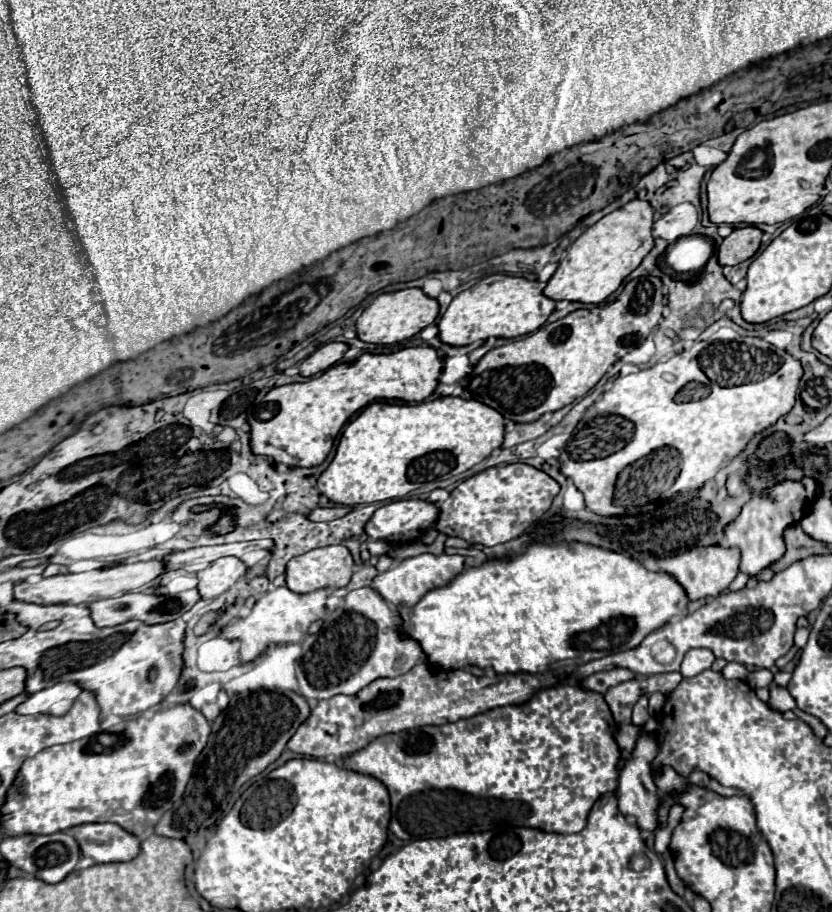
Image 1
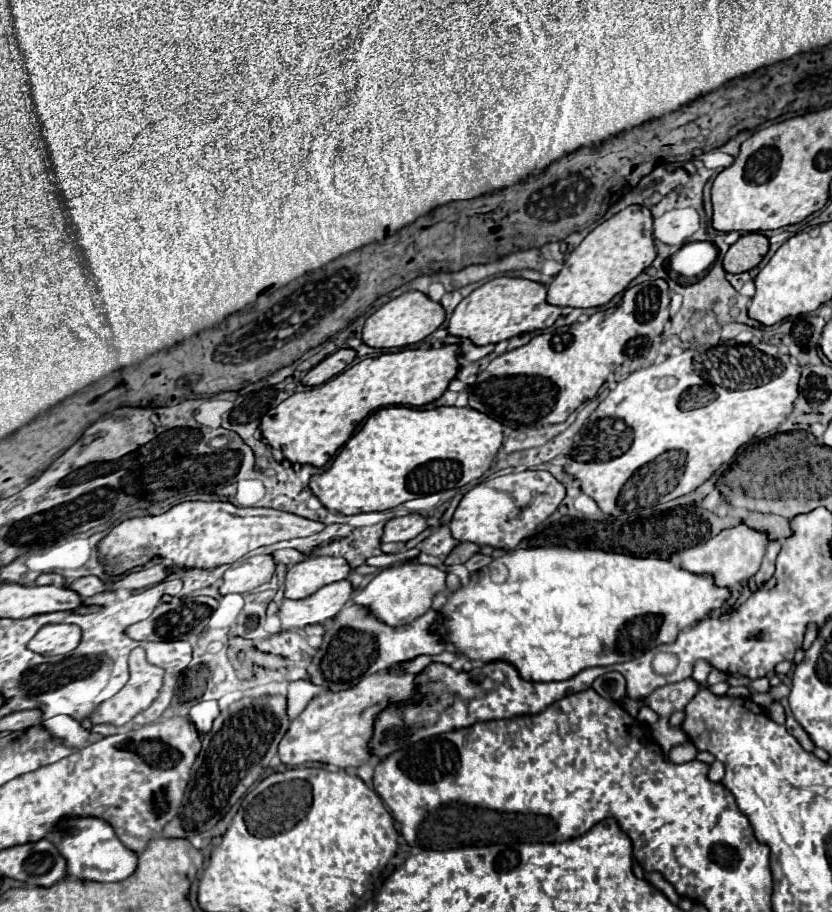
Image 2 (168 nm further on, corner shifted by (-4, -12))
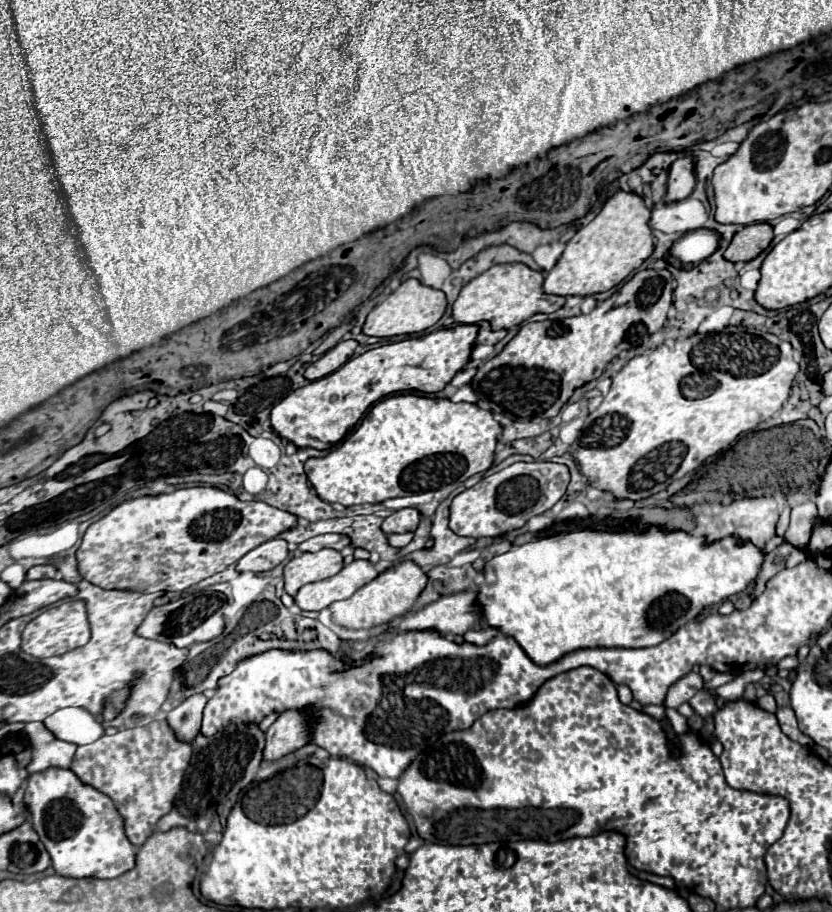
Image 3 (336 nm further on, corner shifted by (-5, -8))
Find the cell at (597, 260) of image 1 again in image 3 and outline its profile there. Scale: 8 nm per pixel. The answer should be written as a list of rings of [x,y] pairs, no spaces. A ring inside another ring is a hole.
[[[623,190],[613,194],[597,218],[567,242],[559,262],[545,274],[543,290],[555,296],[593,296],[619,286],[653,254],[649,218],[651,210],[641,196]]]

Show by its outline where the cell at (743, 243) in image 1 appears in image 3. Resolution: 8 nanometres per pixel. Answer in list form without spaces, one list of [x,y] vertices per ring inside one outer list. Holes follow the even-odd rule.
[[[751,224],[737,232],[725,250],[729,262],[749,262],[757,258],[773,240],[773,228],[769,224]]]

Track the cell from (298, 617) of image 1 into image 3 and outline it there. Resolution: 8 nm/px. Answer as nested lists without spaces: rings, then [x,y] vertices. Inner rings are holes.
[[[353,560],[339,574],[305,584],[295,594],[295,606],[303,612],[321,612],[329,608],[337,600],[345,600],[353,596],[361,586],[371,582],[377,576],[373,562],[369,560]]]

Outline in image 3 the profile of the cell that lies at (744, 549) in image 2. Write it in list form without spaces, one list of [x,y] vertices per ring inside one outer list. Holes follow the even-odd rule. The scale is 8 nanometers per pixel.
[[[763,496],[763,498],[743,498],[743,500],[735,500],[731,502],[723,514],[713,516],[709,520],[705,520],[705,524],[697,524],[697,532],[705,538],[705,544],[713,544],[717,540],[723,540],[725,536],[733,536],[737,542],[747,544],[751,542],[757,548],[763,548],[767,544],[767,540],[771,540],[775,536],[775,524],[777,524],[777,502],[773,496]]]

